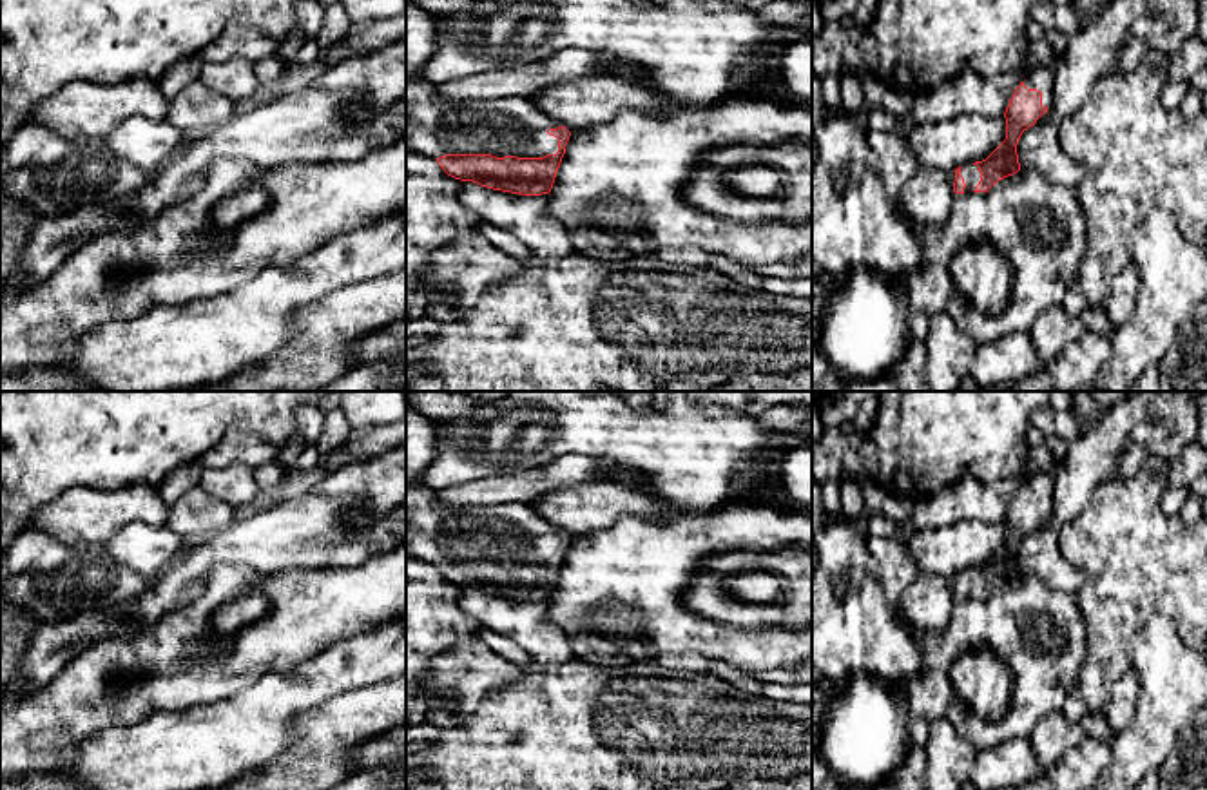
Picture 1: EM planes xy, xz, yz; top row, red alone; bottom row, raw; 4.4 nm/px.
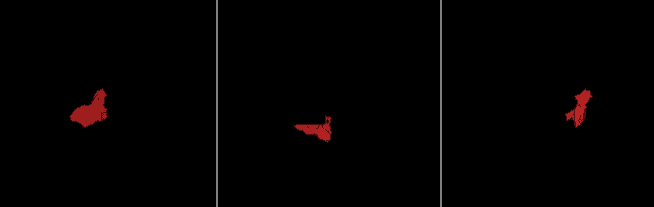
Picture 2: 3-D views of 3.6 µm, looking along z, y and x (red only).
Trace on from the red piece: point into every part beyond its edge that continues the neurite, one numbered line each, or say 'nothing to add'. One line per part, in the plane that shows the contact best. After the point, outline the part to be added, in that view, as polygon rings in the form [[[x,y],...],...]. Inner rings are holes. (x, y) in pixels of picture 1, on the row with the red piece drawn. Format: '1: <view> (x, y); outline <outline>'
1: xz (435, 125); outline [[[406,76],[406,147],[430,158],[446,154],[544,158],[558,152],[558,140],[547,134],[556,127],[560,123],[536,111],[529,98],[451,101],[437,92],[437,85]]]
2: yz (1039, 78); outline [[[1055,54],[1051,62],[1046,65],[1038,65],[1024,74],[1022,82],[1028,89],[1037,89],[1042,92],[1042,107],[1049,107],[1051,103],[1051,78],[1055,76],[1060,65],[1060,54]]]

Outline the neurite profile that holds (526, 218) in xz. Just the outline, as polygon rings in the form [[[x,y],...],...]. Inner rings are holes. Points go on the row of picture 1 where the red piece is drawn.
[[[464,181],[460,201],[482,223],[511,232],[536,257],[560,257],[573,254],[565,226],[547,216],[547,194],[522,196]]]

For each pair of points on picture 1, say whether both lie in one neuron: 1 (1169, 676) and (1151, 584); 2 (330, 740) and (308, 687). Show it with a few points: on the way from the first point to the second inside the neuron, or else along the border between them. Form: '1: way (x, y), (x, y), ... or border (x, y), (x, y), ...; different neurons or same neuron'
1: border (1187, 644), (1166, 616), (1153, 616), (1131, 649); different neurons
2: border (356, 691), (336, 694), (298, 714), (292, 743); different neurons

